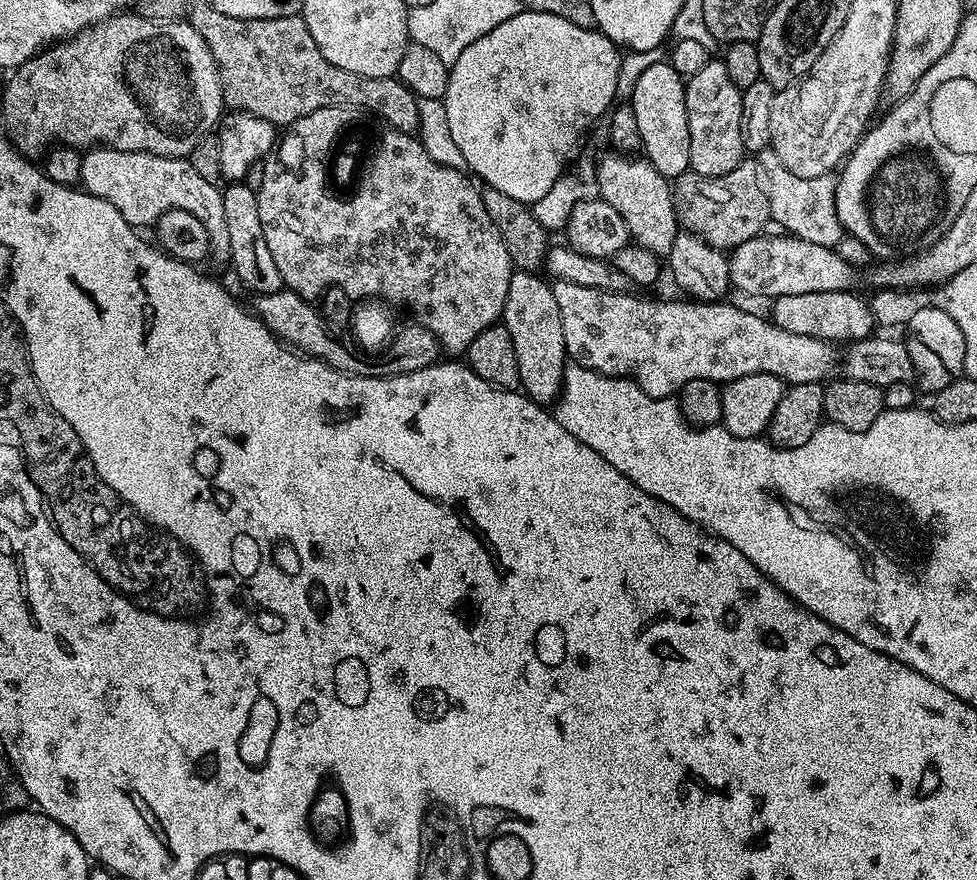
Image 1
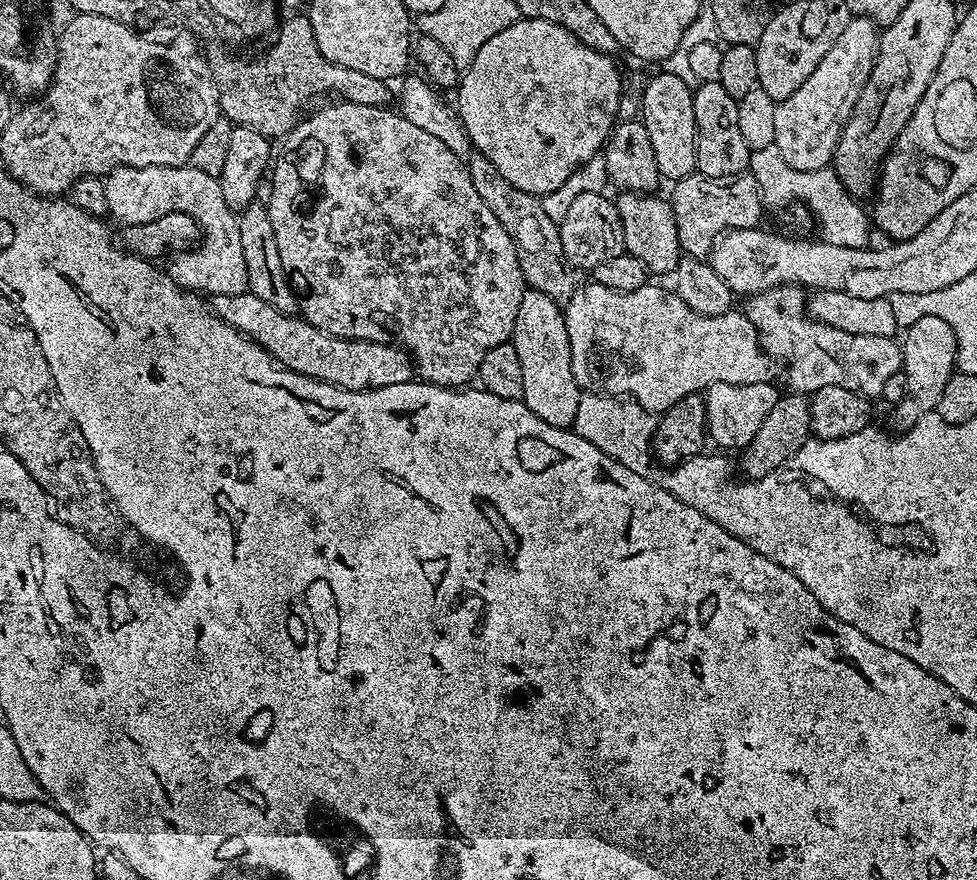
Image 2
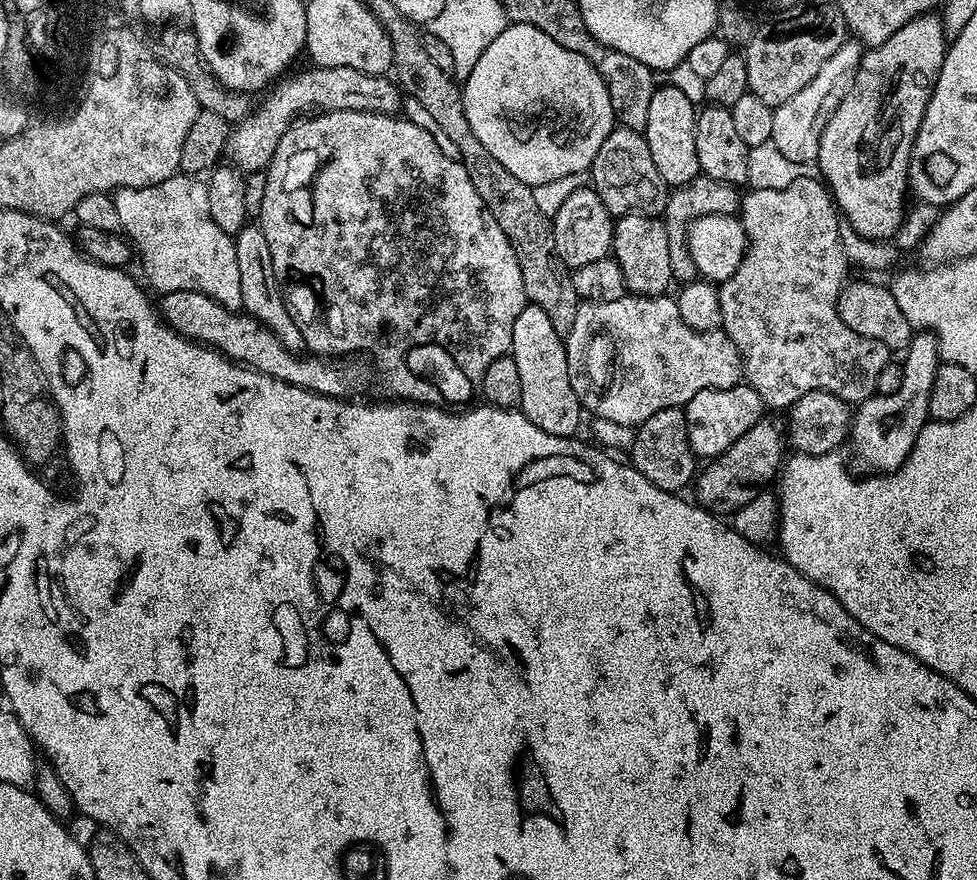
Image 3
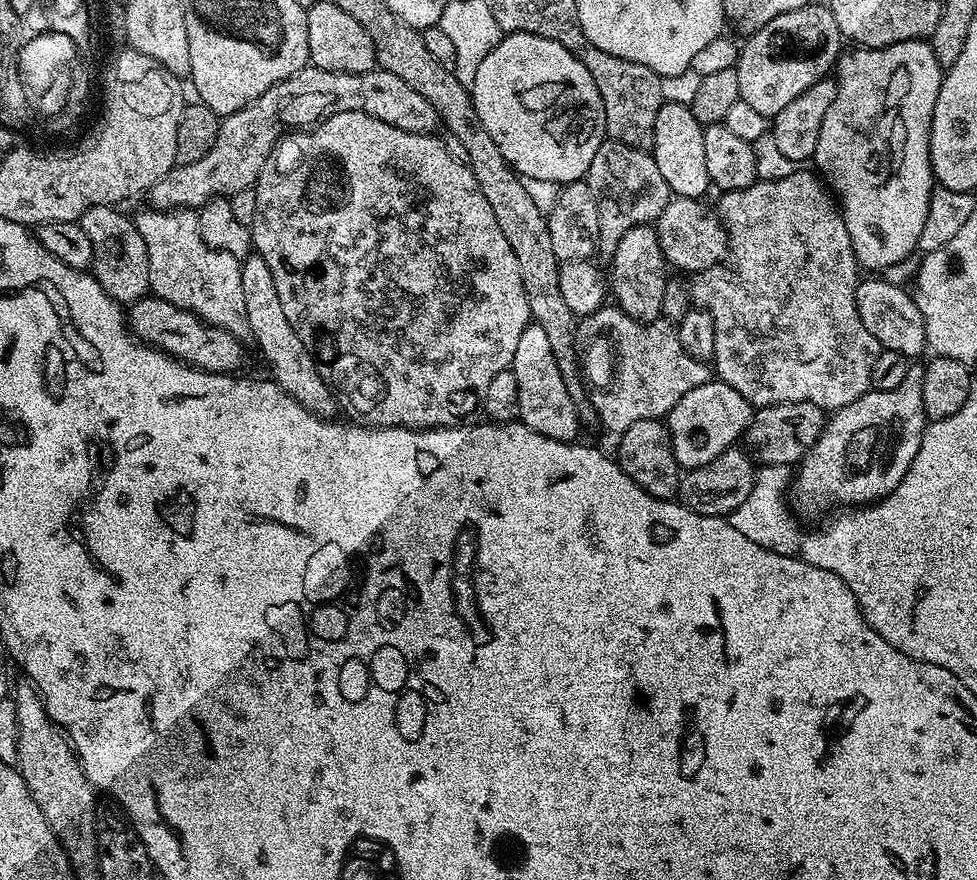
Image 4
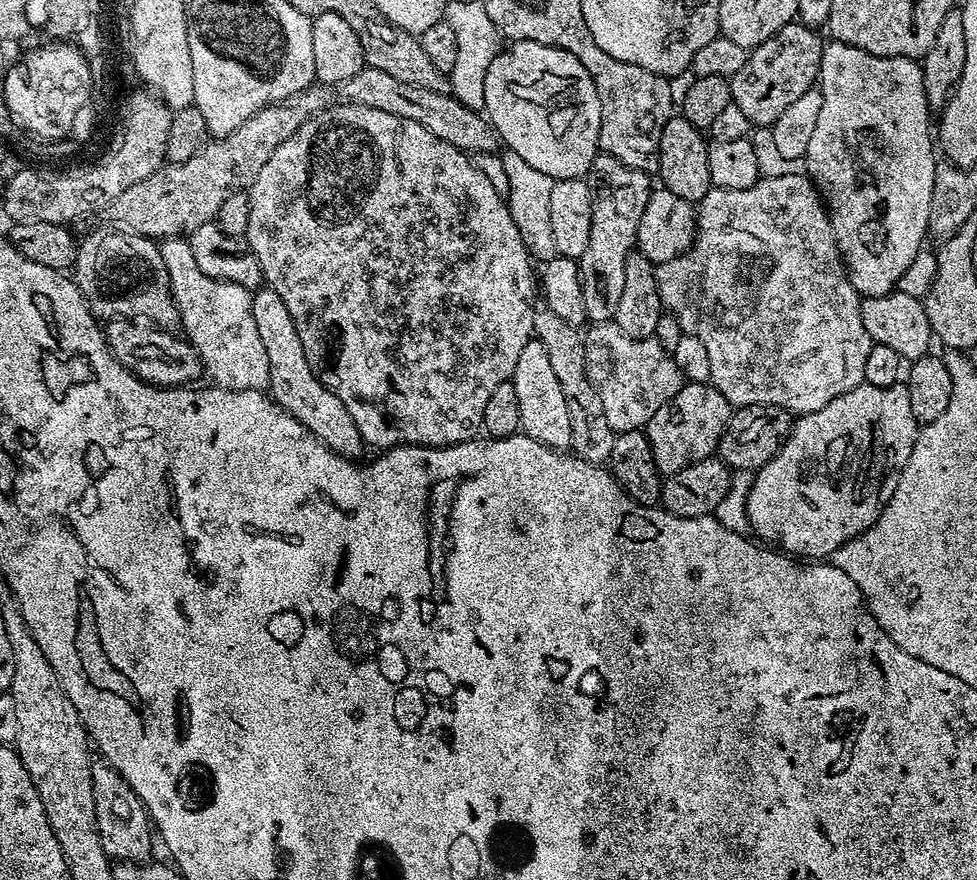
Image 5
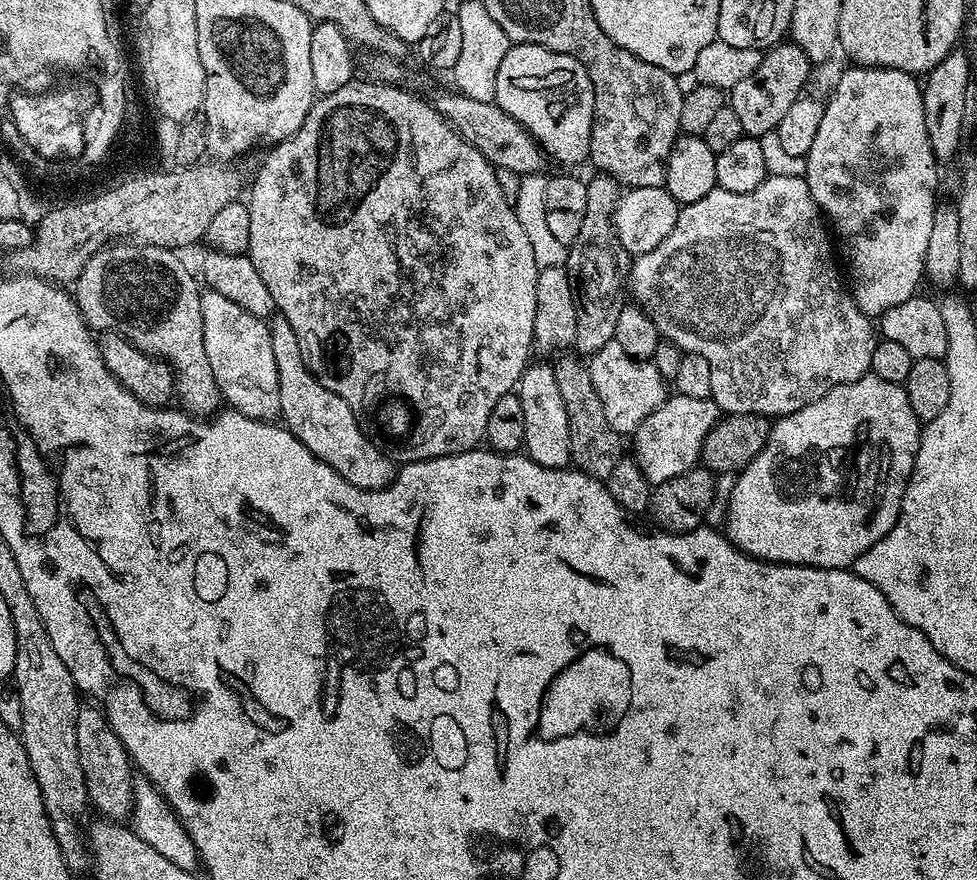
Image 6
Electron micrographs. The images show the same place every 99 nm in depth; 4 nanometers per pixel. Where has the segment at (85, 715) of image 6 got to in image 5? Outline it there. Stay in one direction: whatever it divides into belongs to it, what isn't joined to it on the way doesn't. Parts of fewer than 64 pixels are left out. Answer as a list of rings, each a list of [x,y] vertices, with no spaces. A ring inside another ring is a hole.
[[[93,763],[92,786],[94,788],[94,814],[98,826],[98,838],[102,838],[102,850],[106,850],[109,861],[143,864],[149,859],[154,844],[154,829],[152,821],[144,804],[130,790],[126,778],[118,774],[111,764]]]

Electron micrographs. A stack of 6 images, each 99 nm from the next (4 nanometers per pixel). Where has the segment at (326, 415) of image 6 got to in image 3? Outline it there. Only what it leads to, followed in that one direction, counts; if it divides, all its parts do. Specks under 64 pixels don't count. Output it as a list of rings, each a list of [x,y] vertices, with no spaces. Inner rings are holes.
[[[245,226],[241,232],[235,233],[236,257],[238,258],[238,278],[242,282],[241,309],[255,320],[261,320],[271,332],[280,339],[282,346],[291,352],[299,353],[304,348],[302,330],[294,326],[294,318],[290,318],[290,310],[280,293],[280,283],[274,274],[274,262],[270,262],[270,246],[266,242],[266,234],[262,234],[259,226]]]

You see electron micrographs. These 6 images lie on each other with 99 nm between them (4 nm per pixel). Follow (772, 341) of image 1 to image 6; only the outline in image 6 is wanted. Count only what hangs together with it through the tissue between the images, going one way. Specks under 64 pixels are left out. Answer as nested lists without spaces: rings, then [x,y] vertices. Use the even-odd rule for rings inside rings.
[[[616,339],[606,342],[602,350],[591,356],[587,365],[590,378],[594,382],[594,390],[598,390],[598,398],[602,398],[602,410],[606,419],[621,434],[635,433],[637,426],[647,416],[654,414],[654,410],[658,410],[658,406],[662,406],[662,402],[669,395],[669,385],[655,368],[653,361],[630,358],[626,350],[618,346]]]

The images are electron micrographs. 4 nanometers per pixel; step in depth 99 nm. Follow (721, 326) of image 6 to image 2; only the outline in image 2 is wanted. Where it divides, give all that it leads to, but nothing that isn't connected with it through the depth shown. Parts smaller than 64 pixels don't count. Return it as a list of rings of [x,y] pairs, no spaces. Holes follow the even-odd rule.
[[[781,286],[758,292],[746,300],[746,315],[756,327],[764,352],[788,367],[788,384],[792,387],[789,389],[796,394],[811,394],[822,386],[842,386],[842,390],[879,398],[890,374],[901,371],[901,345],[891,336],[846,334],[846,330],[812,319],[806,314],[804,295],[803,287]]]

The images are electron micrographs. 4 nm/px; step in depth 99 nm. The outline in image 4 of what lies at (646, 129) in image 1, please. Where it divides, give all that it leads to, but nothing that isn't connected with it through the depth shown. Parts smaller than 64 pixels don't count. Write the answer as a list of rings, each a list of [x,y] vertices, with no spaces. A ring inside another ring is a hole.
[[[665,102],[658,110],[658,118],[654,118],[654,142],[650,151],[654,162],[658,162],[658,170],[662,178],[666,178],[666,186],[673,197],[685,196],[691,200],[699,200],[707,197],[707,192],[710,192],[706,154],[702,143],[704,129],[705,125],[694,118],[687,103]]]

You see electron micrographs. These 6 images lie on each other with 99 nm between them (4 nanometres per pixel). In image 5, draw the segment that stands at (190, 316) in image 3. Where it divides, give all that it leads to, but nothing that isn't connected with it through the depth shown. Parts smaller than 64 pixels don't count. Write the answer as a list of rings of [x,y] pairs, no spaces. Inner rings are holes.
[[[117,318],[103,325],[104,337],[118,362],[126,366],[139,380],[157,384],[159,388],[183,388],[197,383],[204,372],[203,362],[195,345],[175,331],[158,328],[132,318]]]

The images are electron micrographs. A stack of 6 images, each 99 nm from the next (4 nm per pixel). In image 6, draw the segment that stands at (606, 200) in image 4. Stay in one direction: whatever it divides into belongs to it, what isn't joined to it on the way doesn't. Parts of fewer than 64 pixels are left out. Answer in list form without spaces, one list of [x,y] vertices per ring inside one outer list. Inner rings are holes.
[[[596,174],[593,180],[586,183],[586,215],[582,217],[582,227],[578,230],[578,238],[568,245],[568,263],[566,269],[569,282],[572,284],[573,297],[576,300],[576,343],[575,351],[581,357],[591,358],[595,352],[602,350],[606,342],[616,339],[618,314],[626,307],[626,285],[630,271],[630,253],[618,242],[616,227],[612,224],[612,215],[616,203],[622,195],[622,185],[613,176]]]

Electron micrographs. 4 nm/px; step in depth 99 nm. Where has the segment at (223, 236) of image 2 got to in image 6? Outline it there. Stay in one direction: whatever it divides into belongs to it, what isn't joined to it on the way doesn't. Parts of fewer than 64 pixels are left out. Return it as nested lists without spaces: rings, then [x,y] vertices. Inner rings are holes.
[[[211,290],[201,291],[200,305],[206,356],[223,401],[252,420],[270,422],[277,419],[280,416],[281,398],[269,325],[230,298],[222,298],[222,294]]]

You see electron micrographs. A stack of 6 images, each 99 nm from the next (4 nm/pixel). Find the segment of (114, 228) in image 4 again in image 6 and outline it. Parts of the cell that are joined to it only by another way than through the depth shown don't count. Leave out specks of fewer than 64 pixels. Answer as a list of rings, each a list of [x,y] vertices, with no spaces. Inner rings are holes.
[[[149,244],[133,247],[133,249],[134,249],[133,252],[123,252],[123,250],[120,248],[123,248],[123,247],[105,246],[105,247],[101,248],[99,252],[95,252],[94,255],[90,258],[90,262],[86,262],[86,266],[82,270],[82,274],[78,277],[78,279],[76,279],[76,281],[74,281],[74,299],[75,299],[76,305],[78,306],[78,310],[82,314],[82,318],[84,319],[84,321],[86,323],[88,323],[89,328],[91,328],[93,330],[99,330],[100,332],[114,332],[115,331],[118,334],[122,334],[124,337],[126,337],[126,339],[128,339],[129,342],[131,344],[133,344],[134,346],[138,346],[138,350],[142,350],[146,354],[155,356],[156,359],[158,359],[158,360],[167,360],[168,365],[170,365],[172,368],[172,375],[175,376],[175,378],[176,378],[176,390],[175,390],[174,396],[175,396],[175,399],[178,401],[179,407],[181,409],[183,409],[183,411],[185,411],[197,418],[211,417],[213,415],[213,413],[215,413],[217,411],[217,409],[219,409],[221,407],[222,397],[220,395],[220,390],[219,390],[218,386],[215,384],[214,373],[213,373],[212,369],[210,368],[210,361],[208,360],[208,358],[206,356],[206,343],[203,341],[202,306],[200,305],[200,293],[202,291],[201,285],[198,283],[198,280],[197,280],[198,285],[196,285],[195,278],[192,277],[190,273],[188,273],[187,266],[184,265],[183,262],[180,261],[178,257],[176,257],[179,255],[177,255],[177,253],[175,251],[173,251],[173,249],[159,248],[158,246],[150,246]]]

